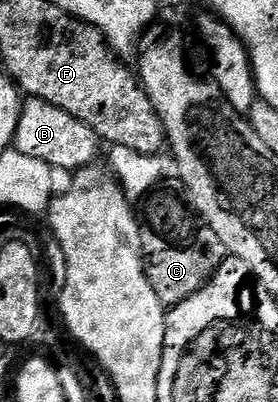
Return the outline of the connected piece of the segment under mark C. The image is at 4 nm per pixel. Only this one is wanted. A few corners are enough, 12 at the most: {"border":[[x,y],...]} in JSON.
{"border":[[189,199],[141,201],[146,276],[163,306],[192,298],[228,256]]}

